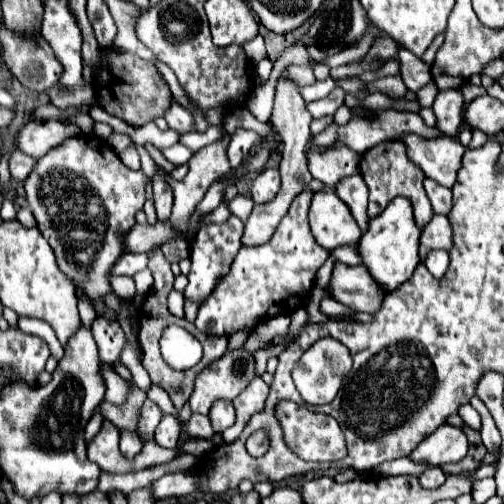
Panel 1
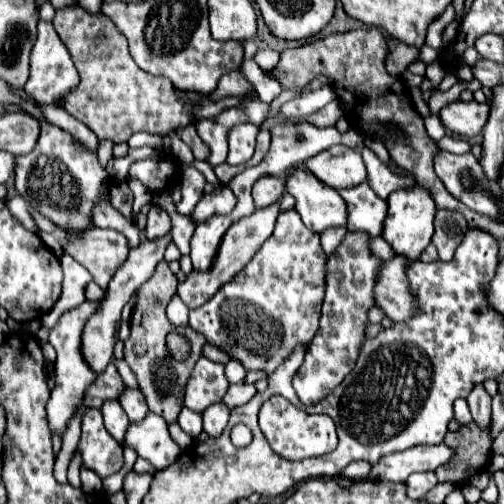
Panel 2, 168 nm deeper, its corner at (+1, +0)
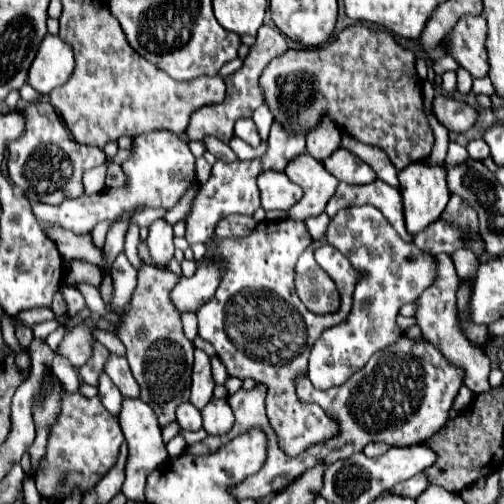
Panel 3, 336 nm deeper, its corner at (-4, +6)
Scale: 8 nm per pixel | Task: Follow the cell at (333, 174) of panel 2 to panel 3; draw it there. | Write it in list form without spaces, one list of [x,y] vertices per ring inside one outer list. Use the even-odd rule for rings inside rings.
[[[344,148],[328,156],[324,160],[324,166],[332,176],[336,176],[340,182],[346,182],[346,184],[370,184],[376,180],[374,170]]]

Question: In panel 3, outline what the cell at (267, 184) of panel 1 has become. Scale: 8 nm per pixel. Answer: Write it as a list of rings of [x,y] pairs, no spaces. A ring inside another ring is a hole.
[[[268,170],[260,174],[258,188],[264,210],[290,210],[290,206],[302,198],[300,186],[290,182],[284,172]]]

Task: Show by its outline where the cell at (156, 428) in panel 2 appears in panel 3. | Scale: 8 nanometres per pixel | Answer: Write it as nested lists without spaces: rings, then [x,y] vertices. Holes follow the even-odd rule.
[[[124,398],[122,400],[122,410],[118,414],[118,422],[120,428],[124,432],[124,438],[130,446],[130,456],[128,456],[128,464],[126,464],[126,480],[122,484],[122,492],[128,500],[134,502],[144,502],[144,484],[146,484],[146,476],[160,466],[160,462],[164,462],[168,458],[166,446],[162,442],[162,428],[158,424],[158,418],[154,414],[154,410],[142,402],[140,398]]]

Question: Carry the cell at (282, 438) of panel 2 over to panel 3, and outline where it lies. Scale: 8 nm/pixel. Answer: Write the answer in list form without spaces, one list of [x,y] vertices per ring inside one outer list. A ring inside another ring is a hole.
[[[264,220],[252,230],[252,234],[244,238],[210,238],[206,244],[206,254],[196,260],[200,266],[202,262],[220,262],[224,268],[224,274],[220,278],[220,284],[216,288],[216,294],[212,300],[208,300],[198,310],[198,322],[200,322],[200,336],[208,340],[214,348],[218,358],[228,370],[228,376],[236,376],[240,380],[252,378],[256,384],[264,384],[268,388],[266,394],[266,410],[268,418],[272,422],[272,428],[276,430],[280,448],[290,454],[298,456],[306,448],[310,448],[316,442],[324,442],[338,434],[338,424],[316,404],[304,404],[300,402],[296,394],[296,378],[300,374],[306,374],[308,368],[308,356],[314,346],[314,342],[320,338],[324,328],[340,324],[344,318],[348,318],[352,310],[352,290],[340,290],[340,310],[336,314],[318,316],[312,314],[298,298],[294,290],[294,266],[300,254],[312,244],[312,238],[304,226],[304,222],[294,220]]]

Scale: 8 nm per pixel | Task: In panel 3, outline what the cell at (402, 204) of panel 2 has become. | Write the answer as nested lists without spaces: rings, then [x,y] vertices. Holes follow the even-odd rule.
[[[412,162],[410,166],[398,172],[398,180],[400,180],[402,198],[404,198],[406,228],[410,234],[416,234],[424,230],[436,218],[440,218],[440,214],[444,212],[450,200],[450,190],[446,184],[446,166],[430,166],[424,162]]]

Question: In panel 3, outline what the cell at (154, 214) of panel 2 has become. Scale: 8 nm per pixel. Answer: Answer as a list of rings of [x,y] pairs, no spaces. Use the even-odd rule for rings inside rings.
[[[156,220],[150,226],[148,234],[148,250],[152,258],[152,266],[160,270],[168,270],[168,262],[174,258],[174,244],[172,244],[172,226],[164,220]]]

